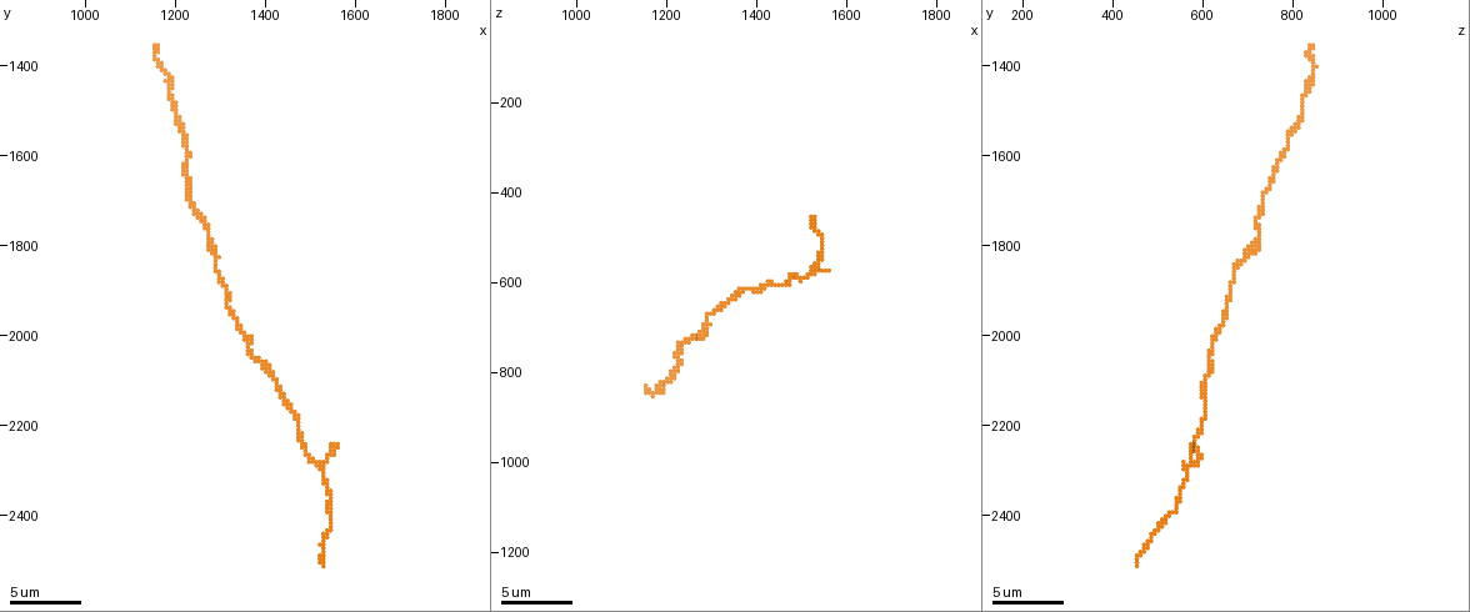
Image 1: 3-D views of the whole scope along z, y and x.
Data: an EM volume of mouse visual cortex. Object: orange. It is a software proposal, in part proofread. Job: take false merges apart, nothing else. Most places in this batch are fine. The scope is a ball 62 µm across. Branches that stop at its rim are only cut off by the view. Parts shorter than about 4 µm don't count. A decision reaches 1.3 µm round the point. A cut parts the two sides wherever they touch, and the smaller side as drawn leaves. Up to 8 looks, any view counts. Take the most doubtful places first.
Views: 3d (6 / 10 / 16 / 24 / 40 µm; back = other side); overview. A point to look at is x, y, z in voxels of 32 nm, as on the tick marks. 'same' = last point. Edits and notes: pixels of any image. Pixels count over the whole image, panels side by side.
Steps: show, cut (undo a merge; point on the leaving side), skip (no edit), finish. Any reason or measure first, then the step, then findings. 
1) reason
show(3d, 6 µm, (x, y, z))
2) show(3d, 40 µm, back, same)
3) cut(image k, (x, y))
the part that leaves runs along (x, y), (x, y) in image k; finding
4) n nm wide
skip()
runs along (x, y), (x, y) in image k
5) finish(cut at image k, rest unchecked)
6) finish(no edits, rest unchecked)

thick turns thin
show(3d, 16 µm, (1530, 2310, 560))

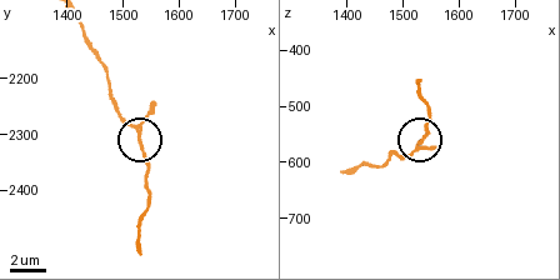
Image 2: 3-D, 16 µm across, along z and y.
show(3d, 6 µm, (1530, 2315, 560))

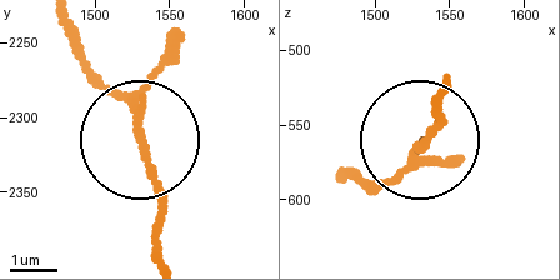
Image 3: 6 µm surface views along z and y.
3 arms
skip()
continuous, no second cell

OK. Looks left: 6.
thick turns thin
show(3d, 10 µm, (1225, 1570, 790))

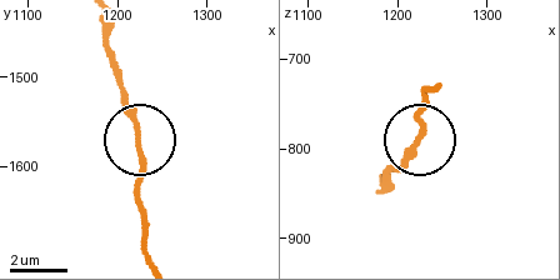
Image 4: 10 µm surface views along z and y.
show(3d, 10 µm, back, (1225, 1570, 790))

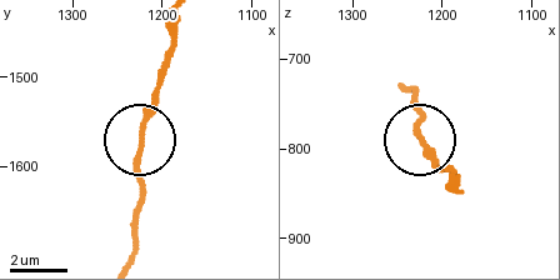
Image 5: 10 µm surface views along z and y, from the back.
skip()
runs along (129, 254), (139, 133), (158, 85) in image 5; one cell here

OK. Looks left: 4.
sudden change in width
show(3d, 6 µm, (1425, 2110, 600))

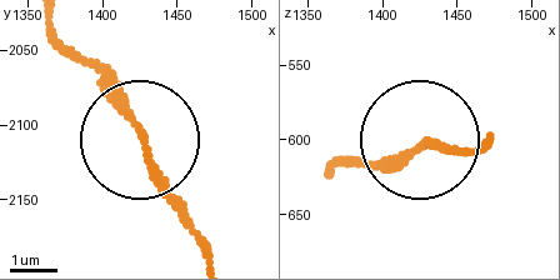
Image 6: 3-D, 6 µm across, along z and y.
show(3d, 6 µm, back, (1426, 2114, 602))

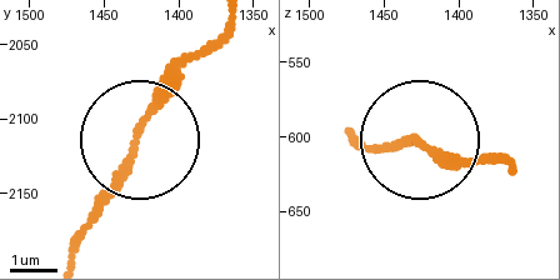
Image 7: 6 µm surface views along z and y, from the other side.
skip()
runs along (511, 165), (351, 145) in image 7; one cell here

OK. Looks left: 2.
sudden change in width
show(3d, 10 µm, (1280, 1795, 720))

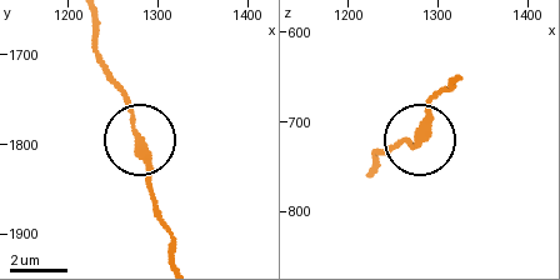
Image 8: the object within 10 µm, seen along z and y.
300 nm wide
skip()
runs along (170, 254), (129, 95), (108, 69) in image 8; one cell here

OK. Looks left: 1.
finish(no edits, rest unchecked)

